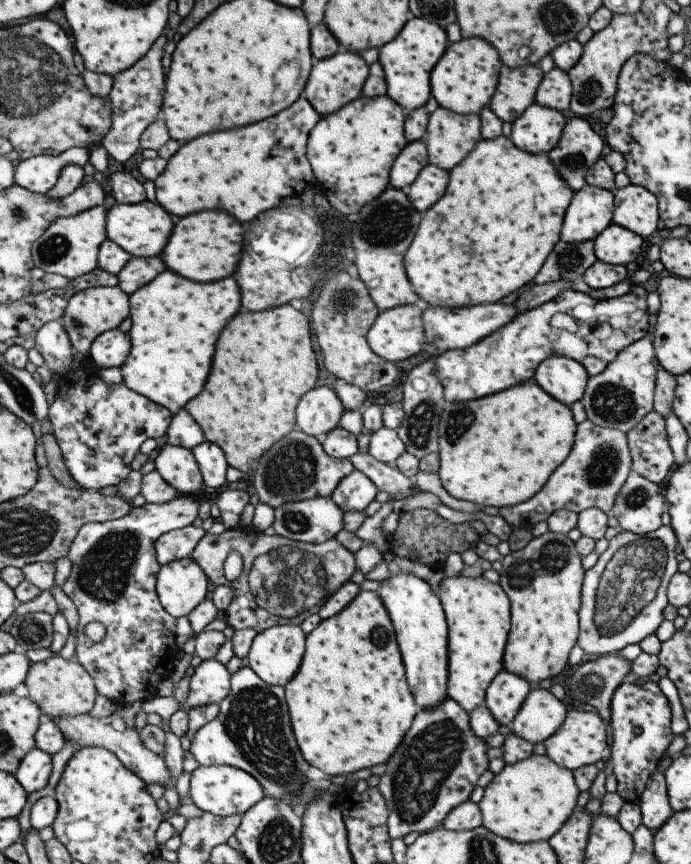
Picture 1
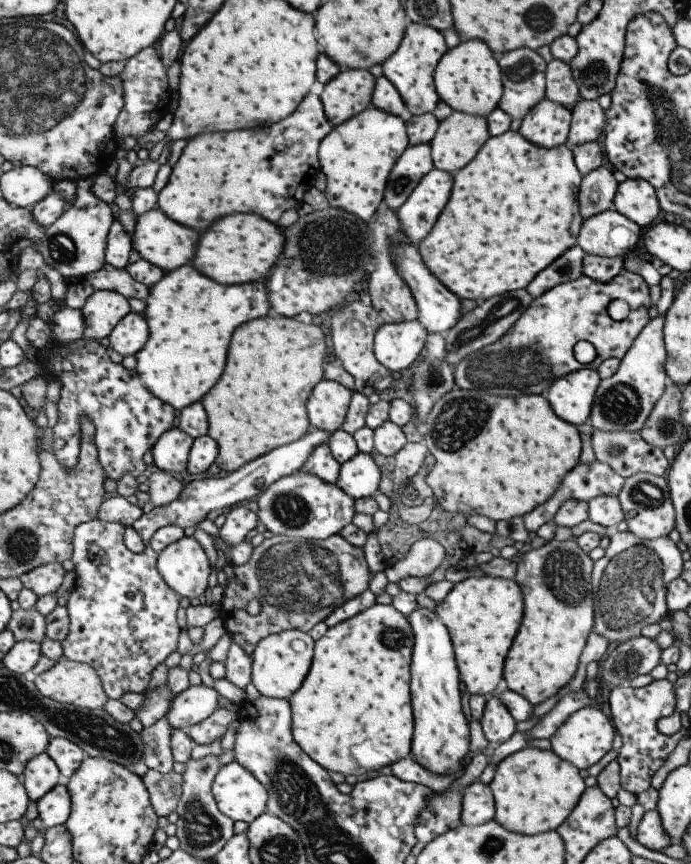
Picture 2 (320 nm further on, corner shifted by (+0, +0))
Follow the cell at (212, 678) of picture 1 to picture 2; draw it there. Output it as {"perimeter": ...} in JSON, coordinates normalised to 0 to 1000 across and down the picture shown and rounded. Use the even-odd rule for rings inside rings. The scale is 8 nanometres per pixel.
{"perimeter":[[[292,791],[275,794],[249,810],[240,826],[242,833],[253,846],[272,845],[300,833],[317,819],[317,807],[320,806],[308,799],[308,795],[300,796]]]}

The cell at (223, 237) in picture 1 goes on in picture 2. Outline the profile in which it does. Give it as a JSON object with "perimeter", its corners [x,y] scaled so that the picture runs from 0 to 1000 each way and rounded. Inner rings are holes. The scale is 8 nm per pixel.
{"perimeter":[[[337,247],[311,257],[289,275],[278,306],[295,318],[324,330],[347,330],[382,324],[412,289],[407,264],[369,247]]]}

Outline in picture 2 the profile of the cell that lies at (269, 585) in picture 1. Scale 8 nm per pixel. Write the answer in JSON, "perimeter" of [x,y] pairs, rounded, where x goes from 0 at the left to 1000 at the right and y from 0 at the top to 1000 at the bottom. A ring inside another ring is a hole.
{"perimeter":[[[491,618],[465,625],[440,626],[397,619],[365,634],[362,645],[350,654],[327,649],[321,655],[329,667],[329,676],[320,694],[320,714],[336,735],[337,743],[360,759],[372,745],[389,735],[418,728],[447,731],[459,720],[476,713],[486,701],[493,701],[531,682],[537,666],[525,645],[525,635],[508,632]]]}

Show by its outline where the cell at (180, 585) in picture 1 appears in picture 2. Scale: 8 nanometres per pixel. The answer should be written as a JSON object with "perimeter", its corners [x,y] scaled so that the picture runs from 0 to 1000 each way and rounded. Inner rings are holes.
{"perimeter":[[[265,622],[232,640],[229,650],[243,677],[262,690],[291,690],[302,678],[305,655],[297,633],[279,622]]]}

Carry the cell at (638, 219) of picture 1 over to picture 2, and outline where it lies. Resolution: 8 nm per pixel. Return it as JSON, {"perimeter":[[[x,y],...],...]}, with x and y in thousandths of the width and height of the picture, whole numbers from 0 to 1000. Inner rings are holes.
{"perimeter":[[[904,207],[896,212],[887,236],[893,245],[926,263],[945,259],[955,243],[946,218],[931,207]]]}

